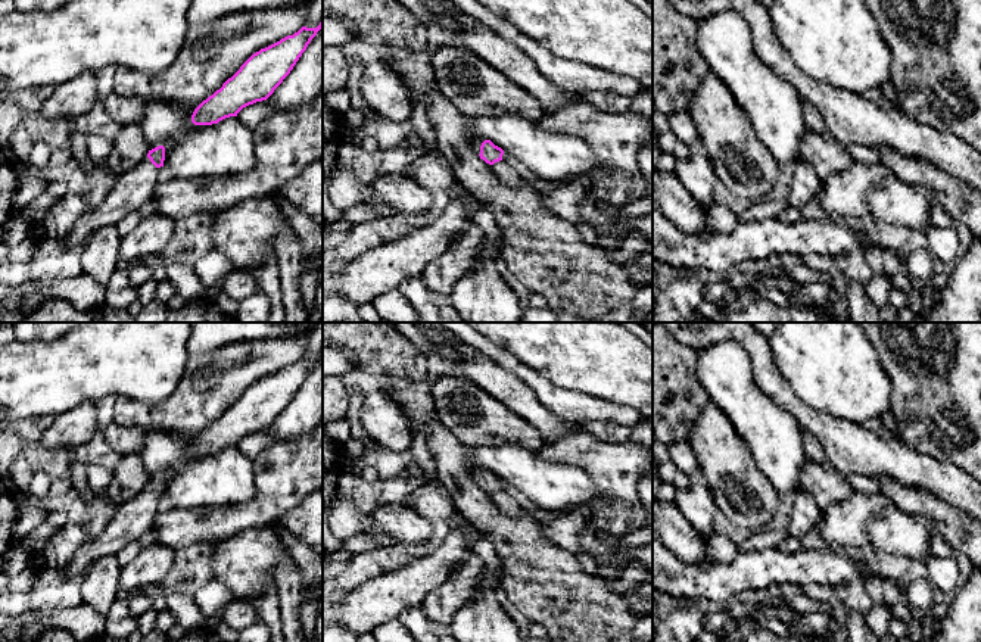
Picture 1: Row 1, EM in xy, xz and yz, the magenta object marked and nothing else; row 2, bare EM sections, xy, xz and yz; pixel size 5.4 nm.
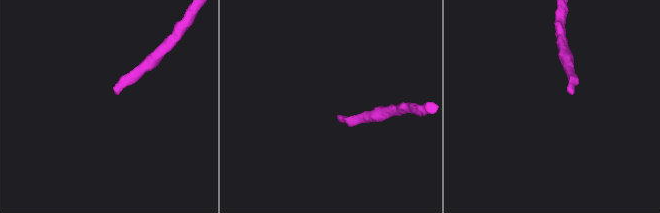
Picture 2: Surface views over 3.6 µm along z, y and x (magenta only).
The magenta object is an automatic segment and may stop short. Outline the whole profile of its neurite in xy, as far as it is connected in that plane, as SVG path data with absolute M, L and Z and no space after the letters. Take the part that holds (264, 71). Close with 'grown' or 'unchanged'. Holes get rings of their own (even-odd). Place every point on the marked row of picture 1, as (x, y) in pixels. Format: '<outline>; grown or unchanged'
M323 21L317 28L302 27L293 35L253 53L219 90L194 109L191 122L218 124L225 118L237 116L249 105L267 100L290 74L321 28Z; unchanged

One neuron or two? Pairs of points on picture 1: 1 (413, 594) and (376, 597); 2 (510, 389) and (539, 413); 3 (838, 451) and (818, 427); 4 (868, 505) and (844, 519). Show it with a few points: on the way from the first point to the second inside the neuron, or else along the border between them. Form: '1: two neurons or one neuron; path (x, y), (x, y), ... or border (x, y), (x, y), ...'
1: one neuron; path (404, 594), (385, 597)
2: one neuron; path (517, 396), (532, 410)
3: one neuron; path (835, 445), (824, 433)
4: one neuron; path (862, 505), (850, 516)

